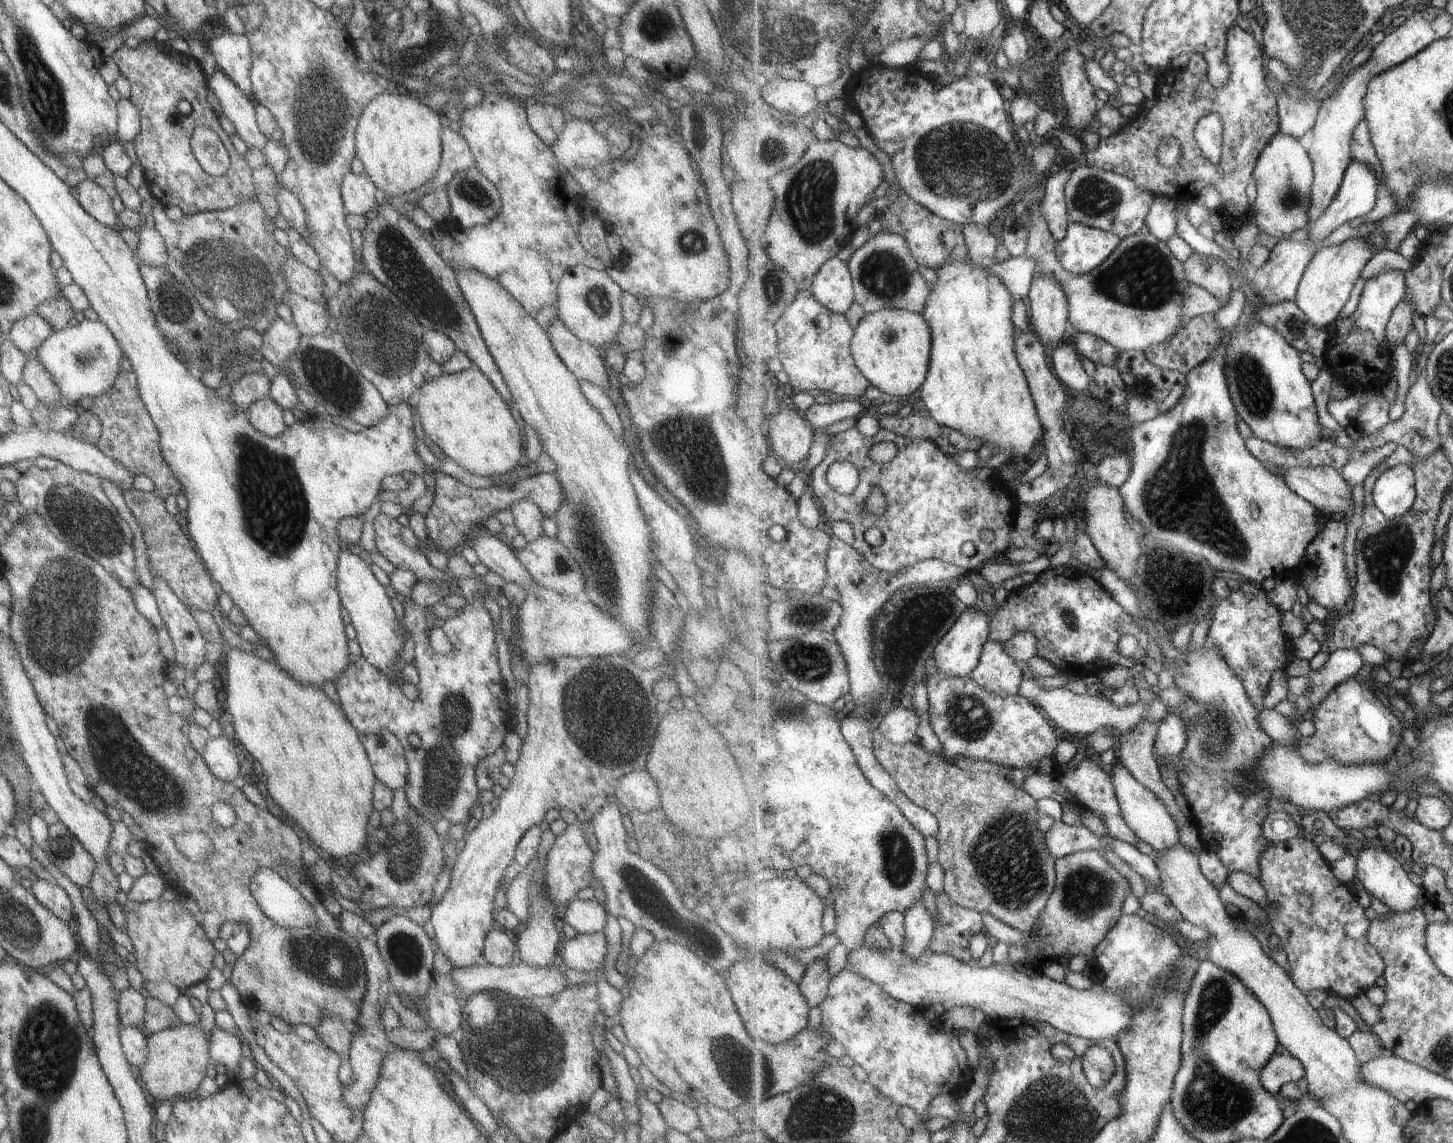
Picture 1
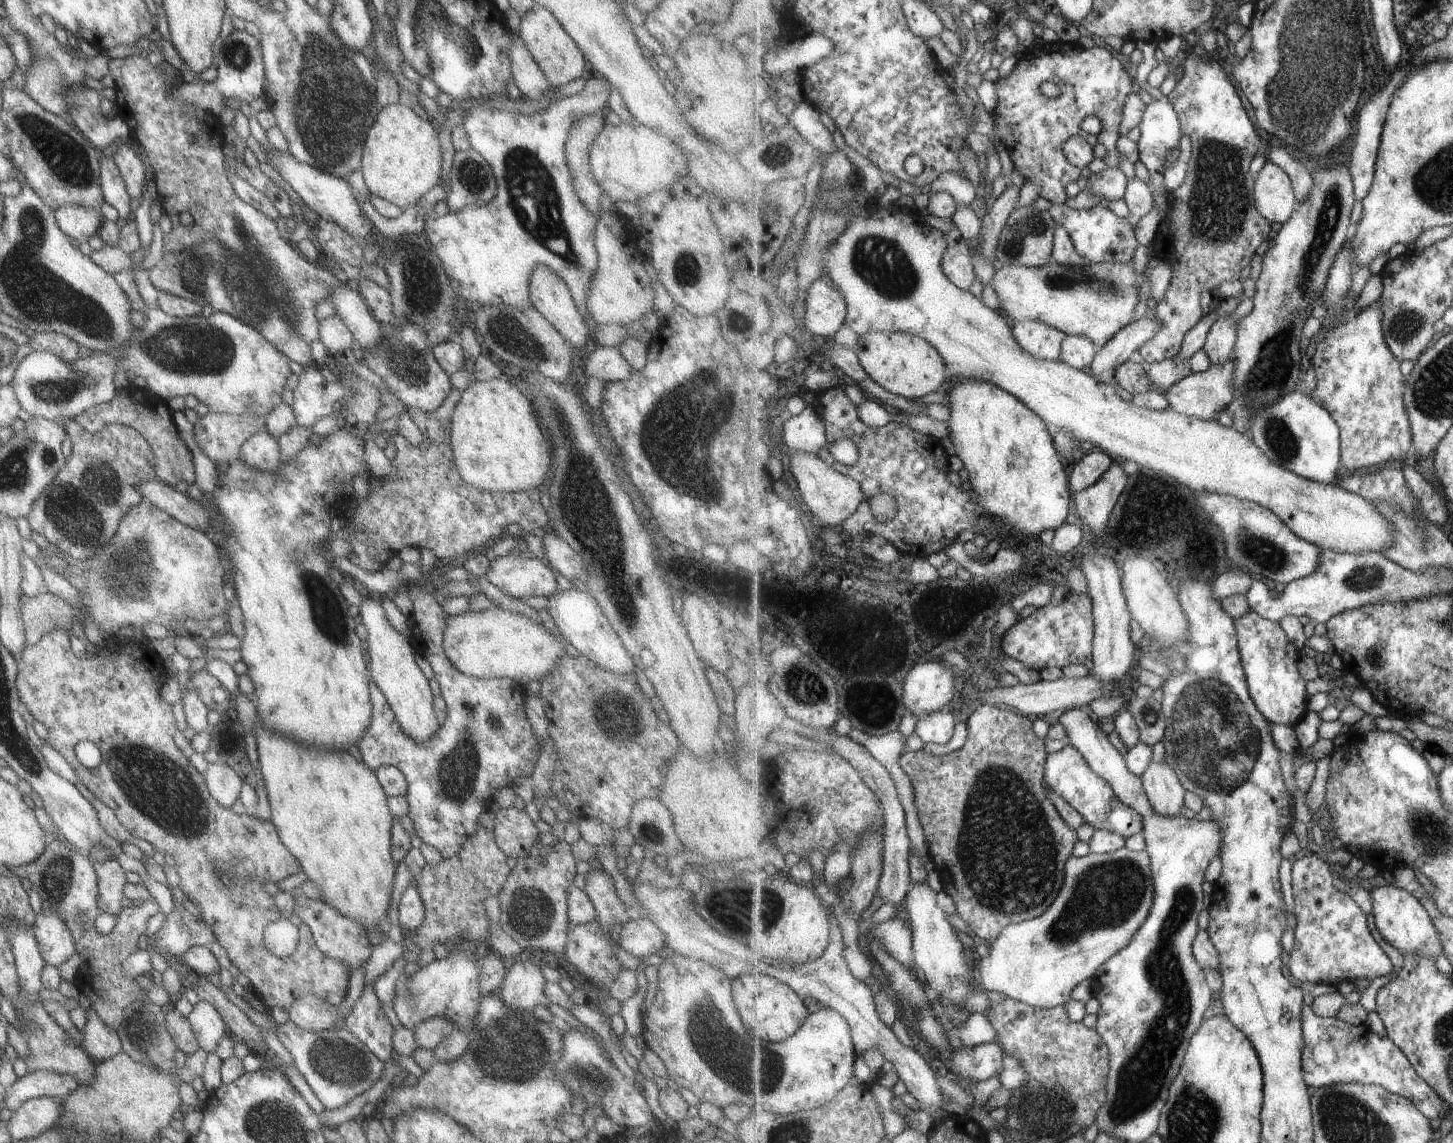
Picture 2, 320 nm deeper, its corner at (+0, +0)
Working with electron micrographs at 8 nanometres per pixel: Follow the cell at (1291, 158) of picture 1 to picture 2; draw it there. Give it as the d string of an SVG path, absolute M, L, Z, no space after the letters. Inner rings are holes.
M1267 162L1260 170L1256 178L1254 199L1259 212L1279 226L1289 222L1299 205L1292 177L1273 162Z

